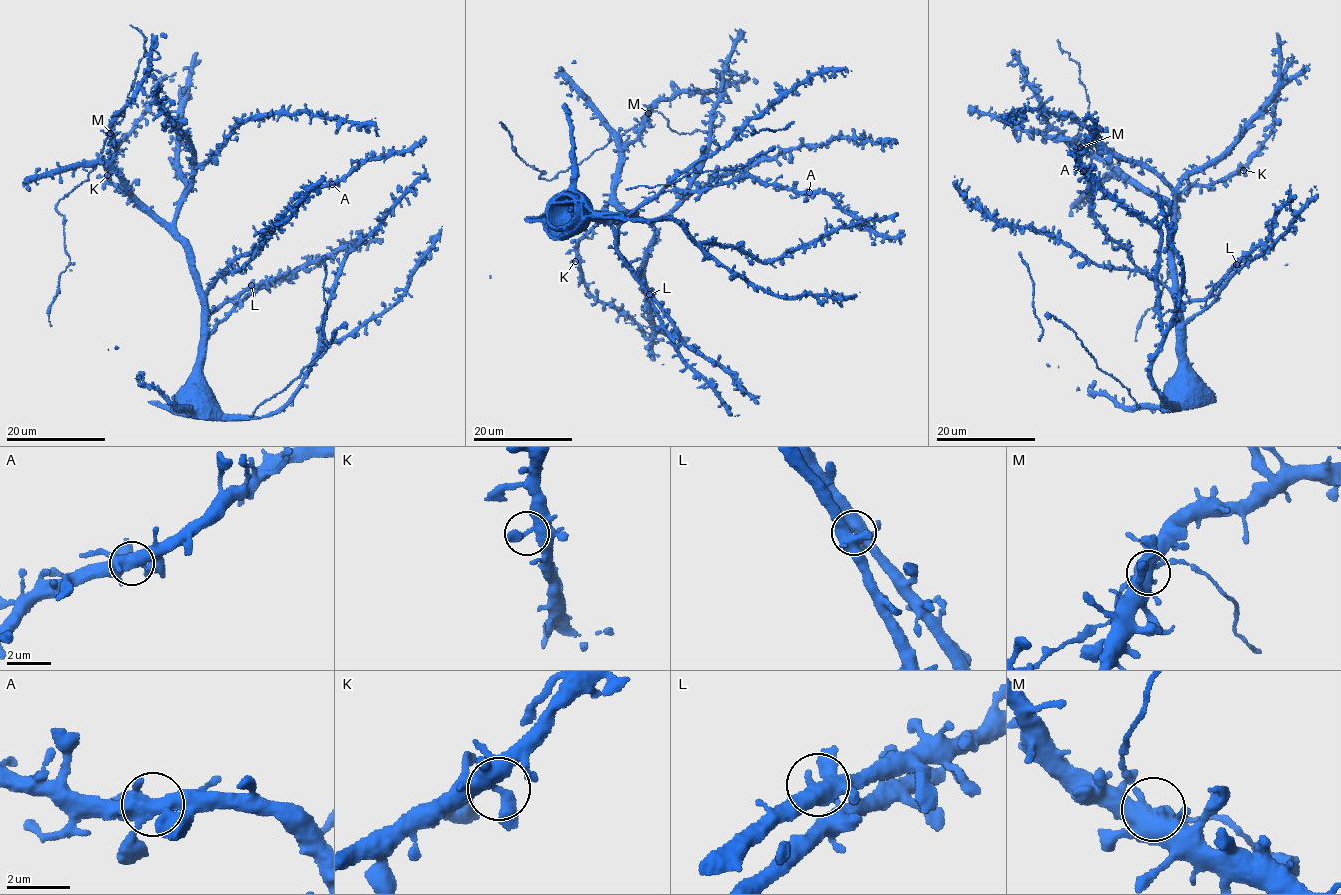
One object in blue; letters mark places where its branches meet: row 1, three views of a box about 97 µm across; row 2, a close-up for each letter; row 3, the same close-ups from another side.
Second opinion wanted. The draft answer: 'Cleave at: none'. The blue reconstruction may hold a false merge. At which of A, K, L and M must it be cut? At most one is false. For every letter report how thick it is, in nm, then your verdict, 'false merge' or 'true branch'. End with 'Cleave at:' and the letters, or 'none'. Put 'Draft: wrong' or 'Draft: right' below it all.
A: calibre 460 nm; true branch
K: calibre 380 nm; true branch
L: calibre 420 nm; true branch
M: calibre 500 nm; true branch
Cleave at: none
Draft: right

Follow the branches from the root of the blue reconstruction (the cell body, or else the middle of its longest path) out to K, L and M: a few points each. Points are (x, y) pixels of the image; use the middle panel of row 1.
K: (586, 213), (618, 220), (634, 216), (625, 215), (609, 203), (604, 216), (582, 237), (575, 261)
L: (586, 213), (612, 228), (619, 256), (631, 272), (638, 275), (649, 294)
M: (586, 213), (618, 220), (635, 216), (625, 215), (614, 198), (615, 180), (625, 146), (637, 138), (648, 114)

